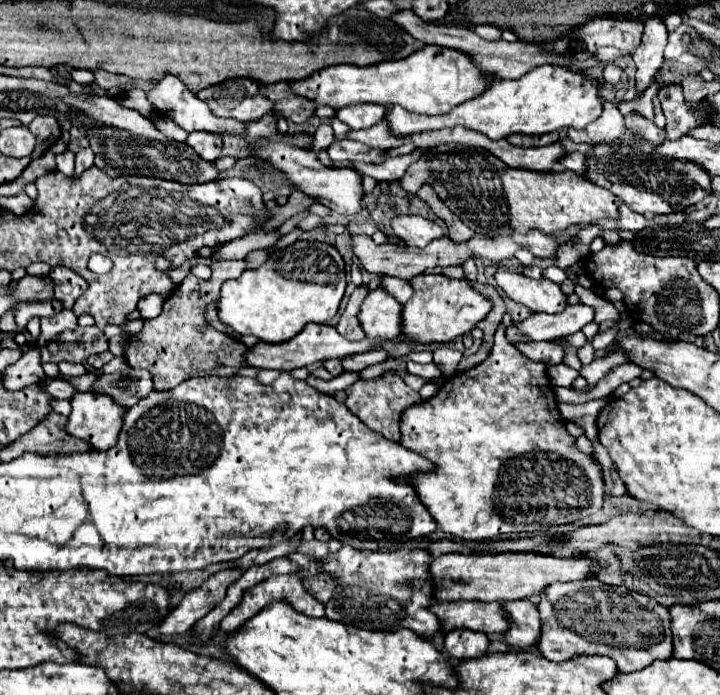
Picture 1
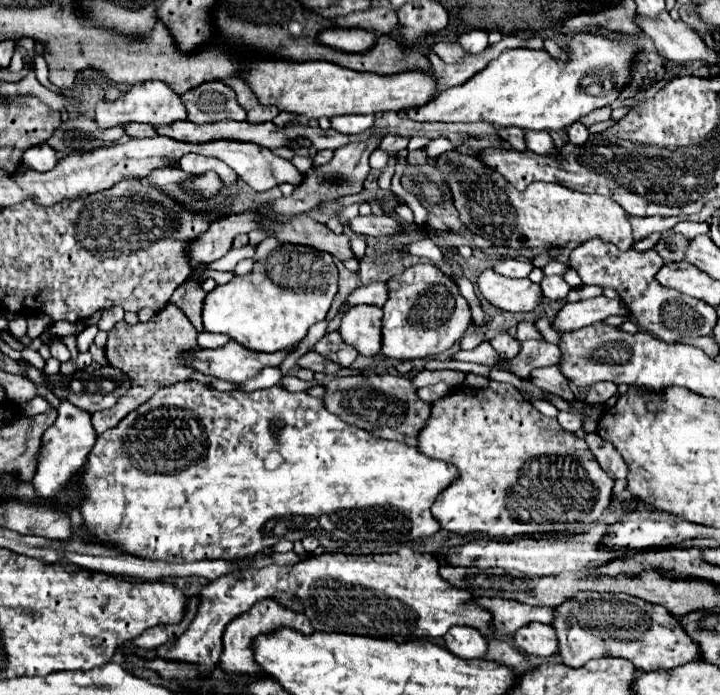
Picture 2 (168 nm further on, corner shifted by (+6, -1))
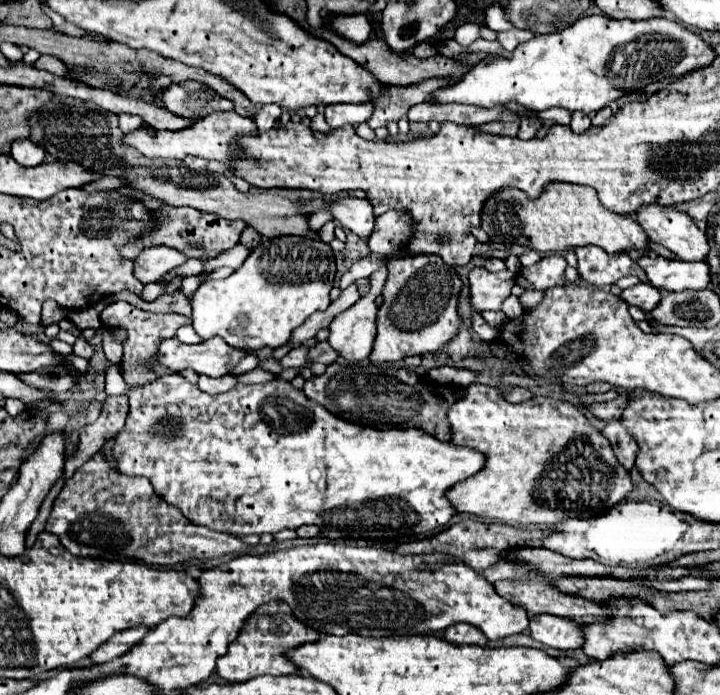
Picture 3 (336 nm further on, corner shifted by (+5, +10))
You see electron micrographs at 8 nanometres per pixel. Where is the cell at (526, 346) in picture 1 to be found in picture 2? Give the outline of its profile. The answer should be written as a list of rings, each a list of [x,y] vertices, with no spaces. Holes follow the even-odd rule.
[[[507,331],[500,332],[495,336],[490,344],[504,359],[513,359],[520,350],[520,342],[513,338]]]

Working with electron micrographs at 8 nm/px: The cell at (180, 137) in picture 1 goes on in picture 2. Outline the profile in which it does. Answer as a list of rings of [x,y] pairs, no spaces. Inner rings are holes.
[[[126,123],[126,135],[130,135],[130,137],[152,137],[158,133],[148,123]]]

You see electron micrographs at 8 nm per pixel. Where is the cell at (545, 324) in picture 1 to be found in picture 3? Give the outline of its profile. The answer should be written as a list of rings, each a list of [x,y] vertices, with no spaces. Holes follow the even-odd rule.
[[[637,284],[637,286],[623,290],[621,300],[625,300],[629,306],[641,308],[643,312],[651,312],[661,302],[661,296],[659,296],[657,288],[653,288],[649,284]]]

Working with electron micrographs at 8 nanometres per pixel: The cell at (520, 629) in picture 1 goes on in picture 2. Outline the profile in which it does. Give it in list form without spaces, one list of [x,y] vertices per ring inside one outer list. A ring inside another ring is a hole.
[[[528,623],[514,635],[514,645],[528,655],[550,657],[558,651],[554,627],[542,623]]]

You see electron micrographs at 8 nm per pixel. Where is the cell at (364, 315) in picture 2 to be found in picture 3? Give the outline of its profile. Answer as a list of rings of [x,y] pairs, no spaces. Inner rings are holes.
[[[382,267],[374,272],[369,277],[371,284],[369,294],[365,298],[359,298],[351,308],[347,308],[339,316],[335,316],[333,322],[329,324],[329,338],[327,338],[327,342],[331,344],[331,348],[335,348],[335,352],[339,352],[341,358],[351,360],[351,362],[361,362],[361,360],[369,358],[371,348],[373,348],[373,340],[375,340],[375,318],[377,318],[375,299],[382,293],[387,276],[388,270],[386,267]]]

